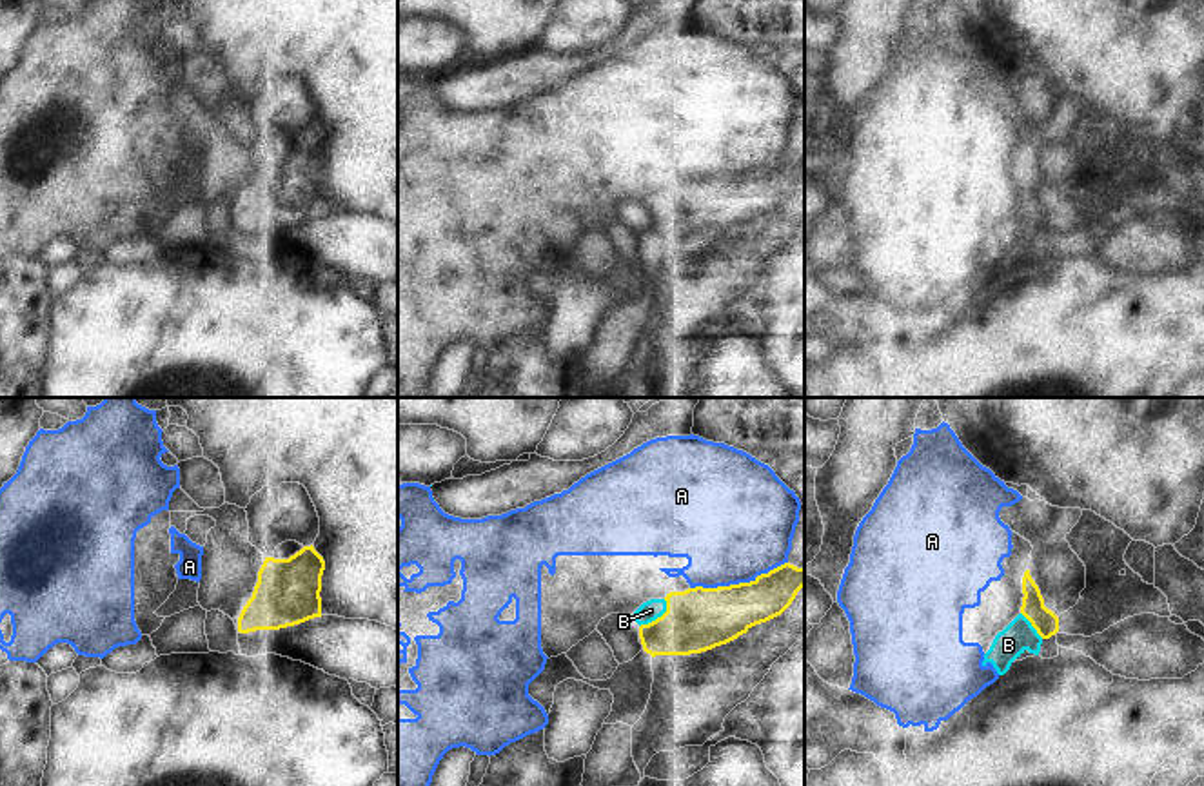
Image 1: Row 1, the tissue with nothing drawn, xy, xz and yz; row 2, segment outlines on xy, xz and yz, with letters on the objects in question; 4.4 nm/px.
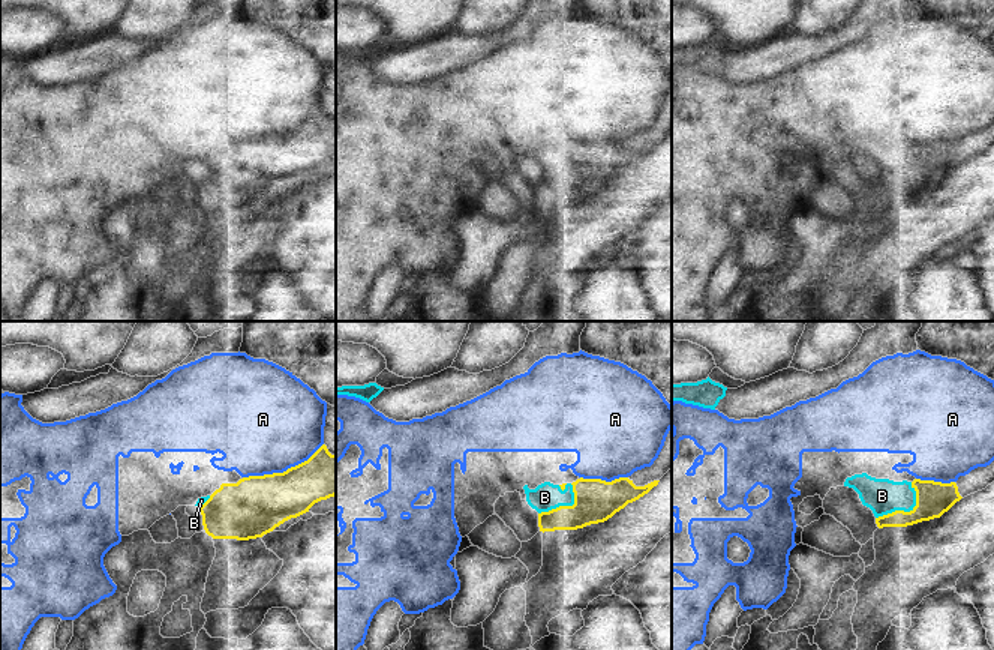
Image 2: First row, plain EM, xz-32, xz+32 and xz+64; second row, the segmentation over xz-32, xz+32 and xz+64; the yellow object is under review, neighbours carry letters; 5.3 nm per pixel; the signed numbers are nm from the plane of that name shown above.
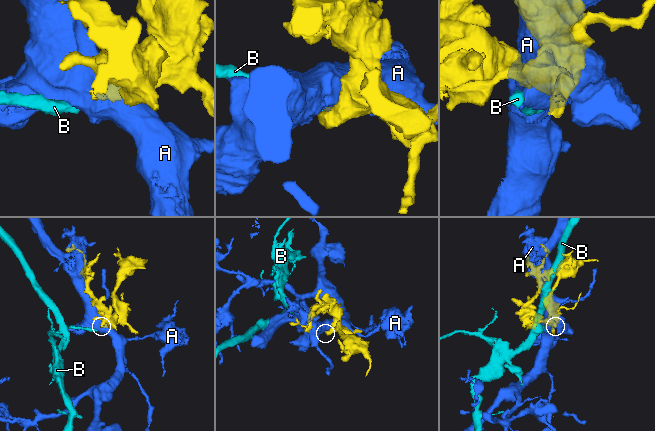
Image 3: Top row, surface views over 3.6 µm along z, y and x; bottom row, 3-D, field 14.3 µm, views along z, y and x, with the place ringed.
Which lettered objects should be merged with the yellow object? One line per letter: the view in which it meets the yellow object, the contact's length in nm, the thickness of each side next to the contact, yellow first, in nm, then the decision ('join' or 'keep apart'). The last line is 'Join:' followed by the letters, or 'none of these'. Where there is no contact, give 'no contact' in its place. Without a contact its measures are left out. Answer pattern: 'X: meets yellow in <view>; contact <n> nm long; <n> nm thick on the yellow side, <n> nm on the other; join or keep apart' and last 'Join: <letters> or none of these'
A: meets yellow in xz; contact 440 nm long; 280 nm thick on the yellow side, 480 nm on the other; keep apart
B: meets yellow in xz; contact 170 nm long; 280 nm thick on the yellow side, 90 nm on the other; join
Join: B

